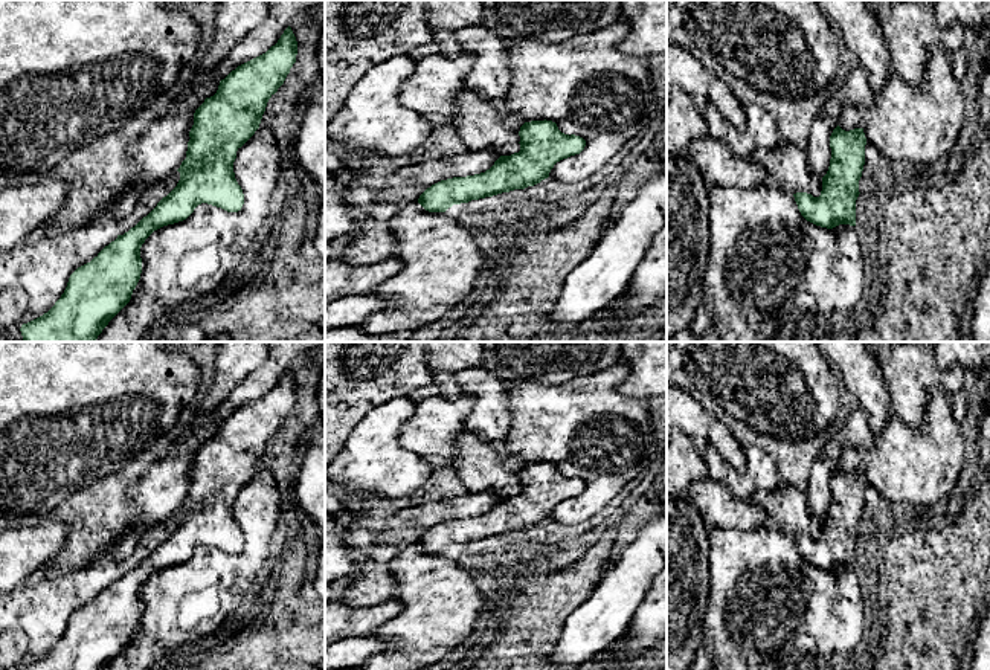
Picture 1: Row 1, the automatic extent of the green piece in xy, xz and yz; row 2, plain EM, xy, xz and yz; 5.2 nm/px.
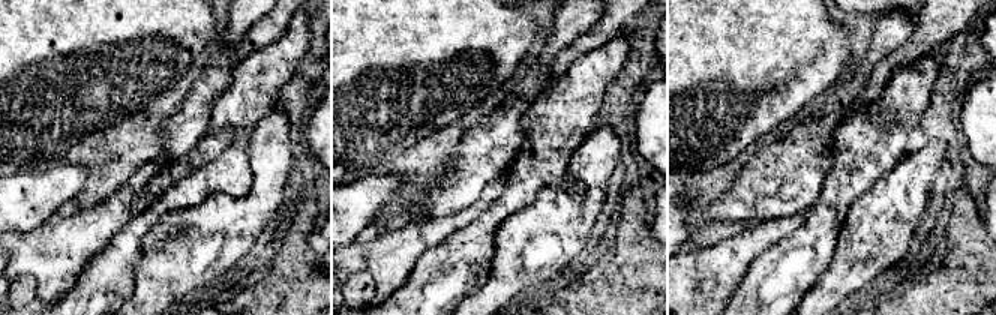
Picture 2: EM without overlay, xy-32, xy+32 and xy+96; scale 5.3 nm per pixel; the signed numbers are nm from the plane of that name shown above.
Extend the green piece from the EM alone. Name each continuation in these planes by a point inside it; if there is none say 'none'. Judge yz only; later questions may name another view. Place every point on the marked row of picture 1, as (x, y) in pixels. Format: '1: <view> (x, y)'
none

